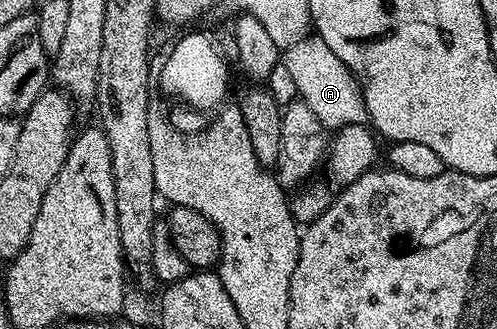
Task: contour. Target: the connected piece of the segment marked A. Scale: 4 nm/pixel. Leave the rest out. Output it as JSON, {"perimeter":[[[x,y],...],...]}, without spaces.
{"perimeter":[[[308,34],[300,42],[285,49],[284,63],[288,74],[292,74],[296,82],[298,99],[303,100],[308,110],[316,114],[316,118],[320,118],[327,130],[367,123],[366,107],[358,79],[348,66],[344,66],[344,62],[340,62],[340,58],[336,58],[336,54],[332,54],[328,42],[321,40],[317,34]]]}

